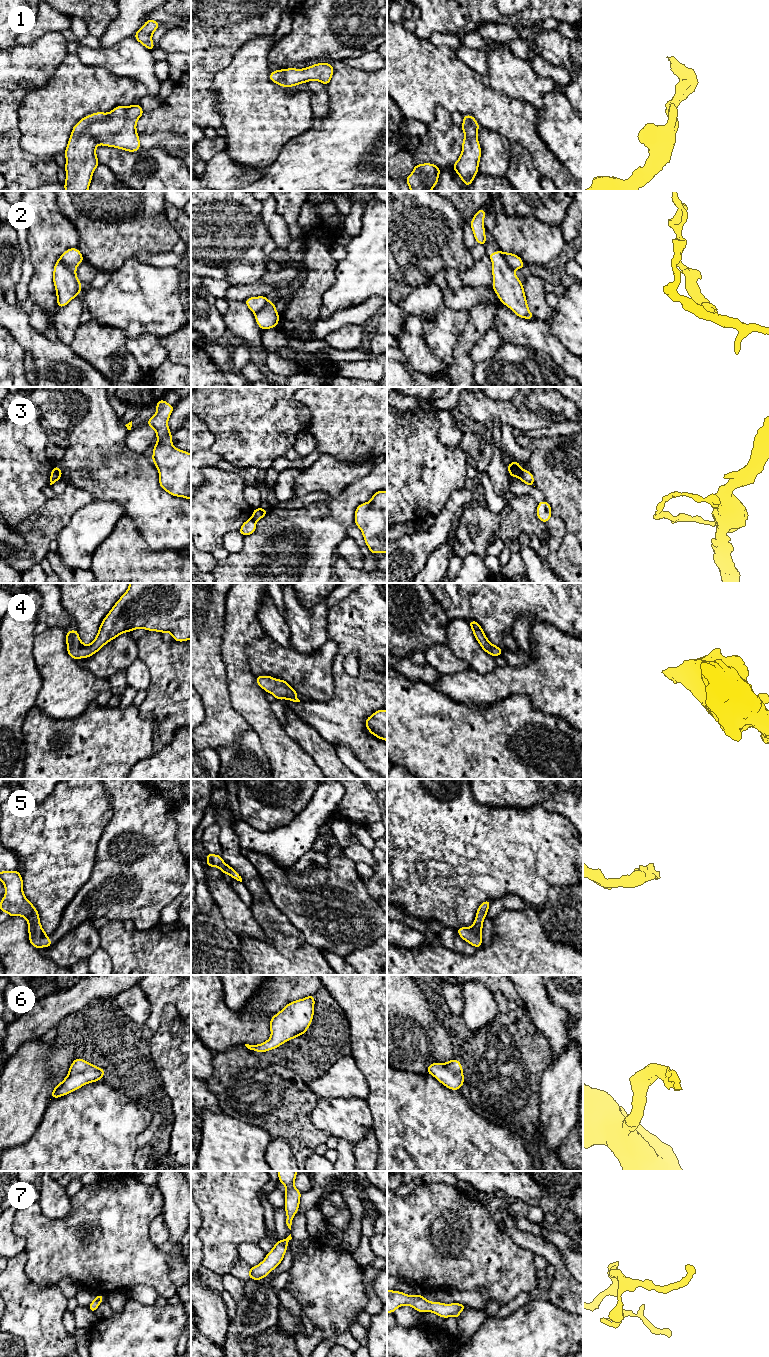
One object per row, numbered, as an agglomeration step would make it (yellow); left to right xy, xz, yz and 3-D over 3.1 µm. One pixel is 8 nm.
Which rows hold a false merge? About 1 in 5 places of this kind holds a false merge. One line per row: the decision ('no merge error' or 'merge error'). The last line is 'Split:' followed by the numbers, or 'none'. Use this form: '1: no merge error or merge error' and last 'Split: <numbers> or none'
1: no merge error
2: merge error
3: merge error
4: no merge error
5: no merge error
6: no merge error
7: no merge error
Split: 2, 3

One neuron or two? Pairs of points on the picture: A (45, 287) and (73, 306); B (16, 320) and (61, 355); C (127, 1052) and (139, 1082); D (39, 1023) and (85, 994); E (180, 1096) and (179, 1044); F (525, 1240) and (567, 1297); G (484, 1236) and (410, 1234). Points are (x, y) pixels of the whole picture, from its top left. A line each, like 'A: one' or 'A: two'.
A: two
B: one
C: one
D: one
E: one
F: one
G: one

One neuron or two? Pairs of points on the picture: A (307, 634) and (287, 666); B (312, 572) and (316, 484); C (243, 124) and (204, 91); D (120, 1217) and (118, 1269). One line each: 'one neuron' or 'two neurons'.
A: two neurons
B: two neurons
C: two neurons
D: one neuron

